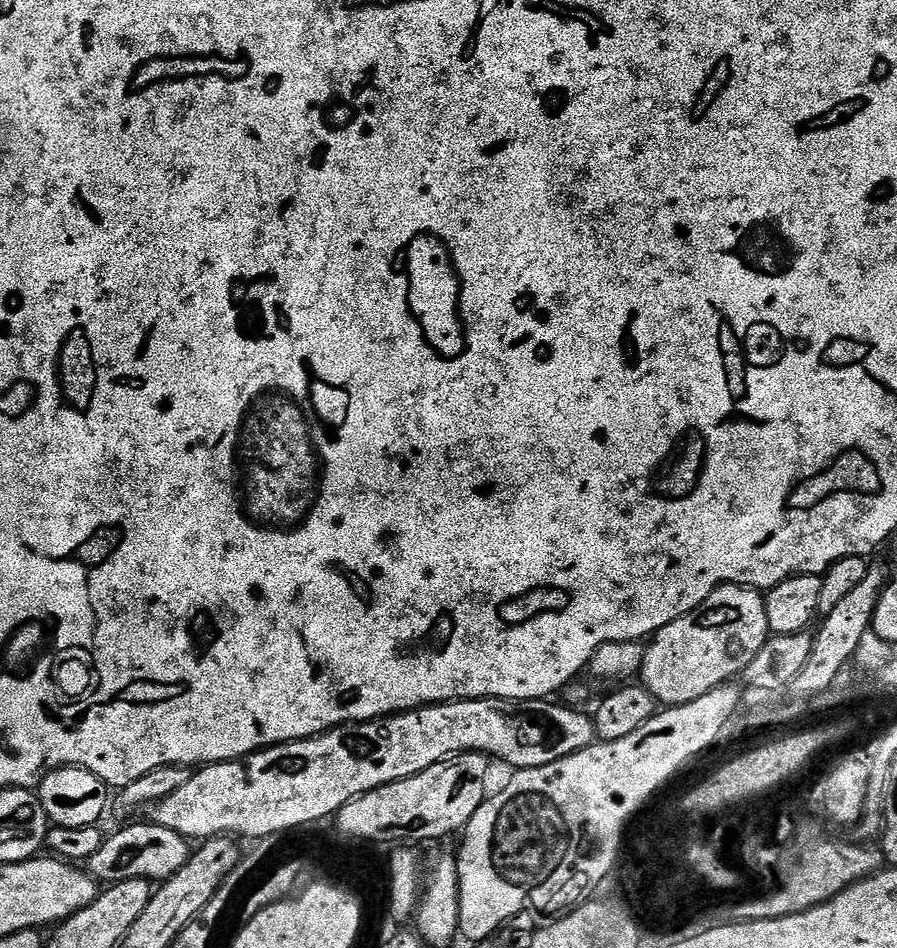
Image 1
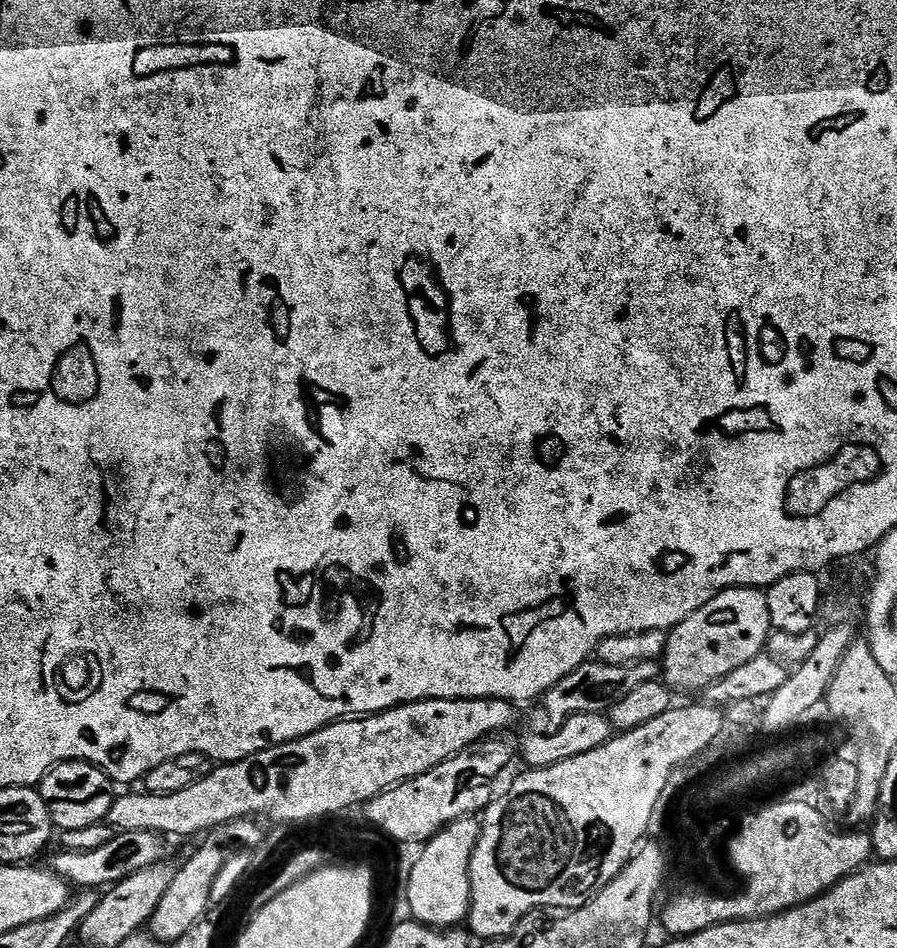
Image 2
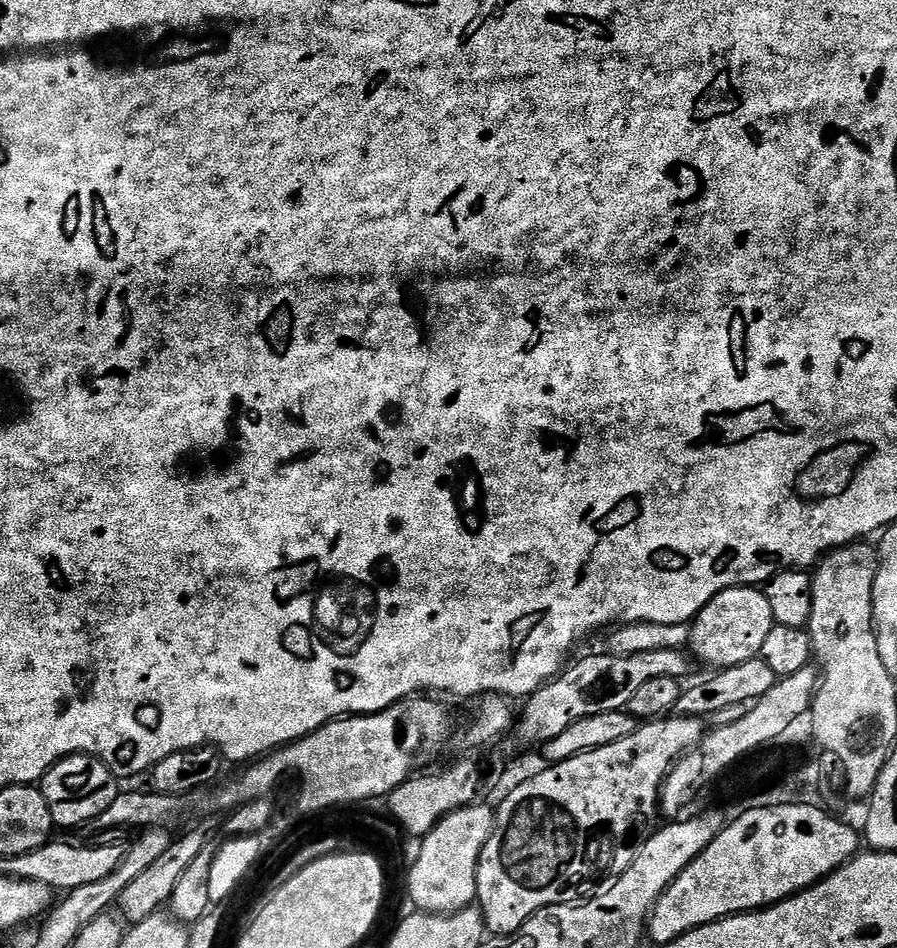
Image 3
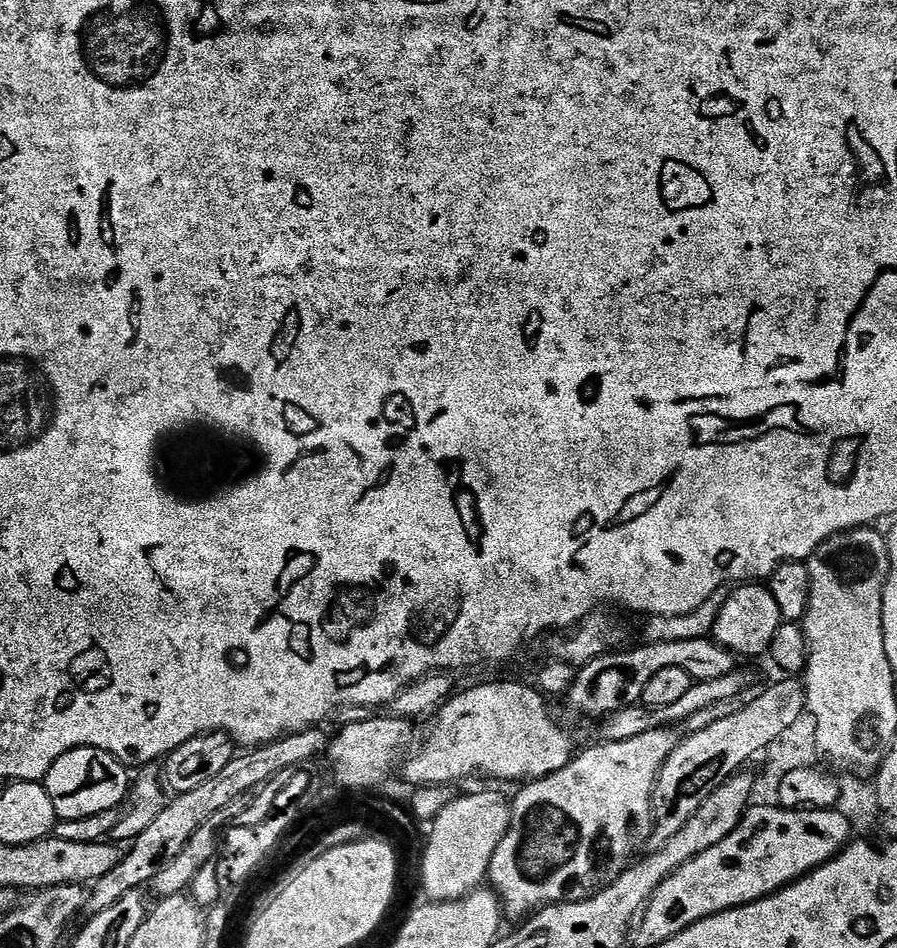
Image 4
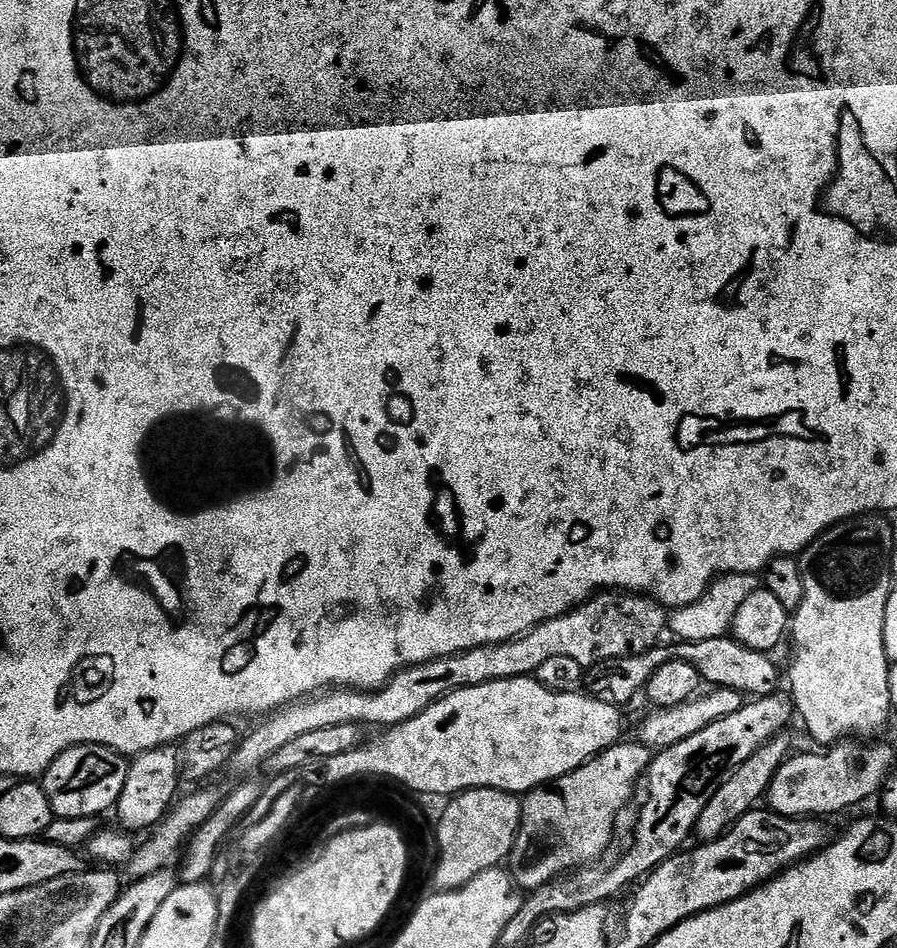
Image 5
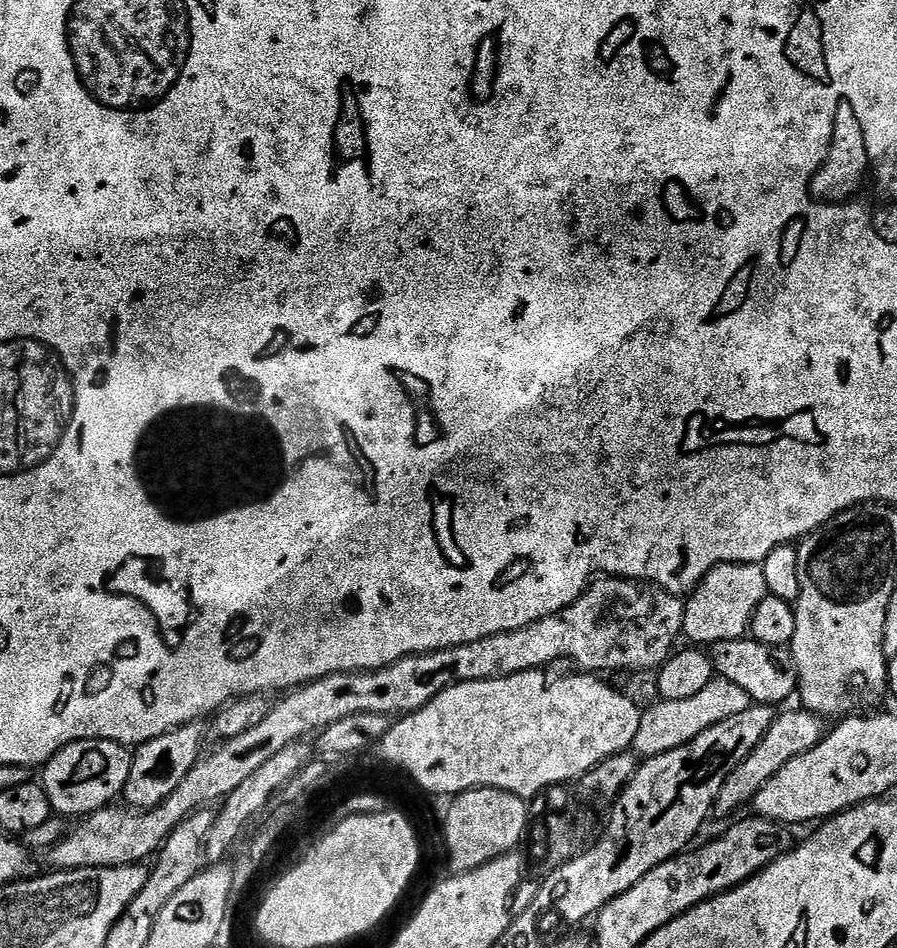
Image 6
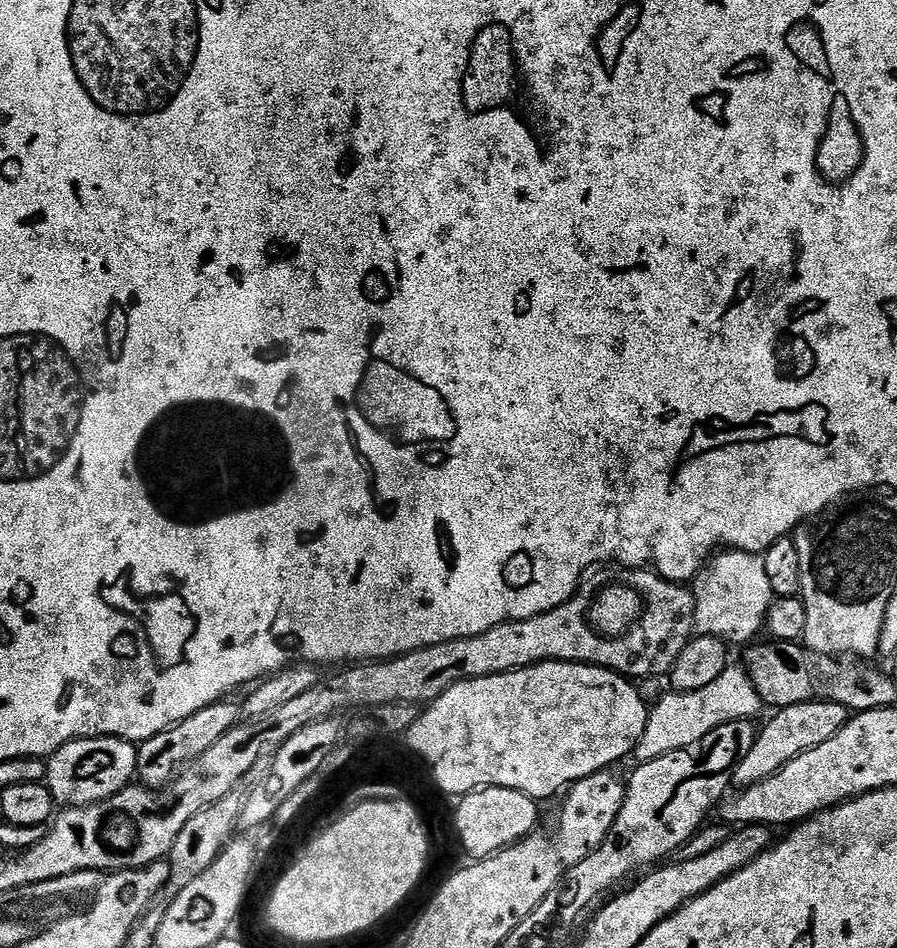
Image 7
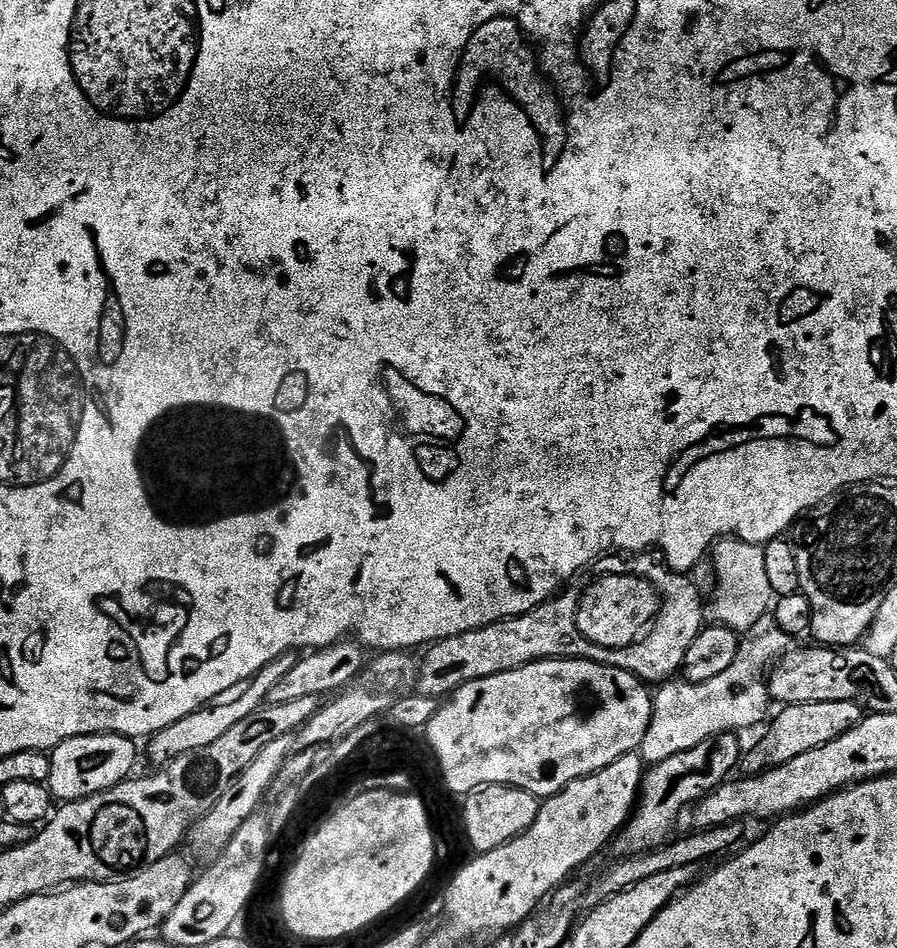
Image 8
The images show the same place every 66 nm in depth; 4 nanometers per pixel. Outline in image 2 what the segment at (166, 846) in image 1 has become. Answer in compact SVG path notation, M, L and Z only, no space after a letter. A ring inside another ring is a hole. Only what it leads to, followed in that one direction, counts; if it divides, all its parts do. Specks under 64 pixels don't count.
M116 832L113 840L98 850L58 851L57 856L50 861L50 867L77 889L104 890L130 874L138 874L138 870L154 866L159 860L165 859L164 843L165 837L158 832Z

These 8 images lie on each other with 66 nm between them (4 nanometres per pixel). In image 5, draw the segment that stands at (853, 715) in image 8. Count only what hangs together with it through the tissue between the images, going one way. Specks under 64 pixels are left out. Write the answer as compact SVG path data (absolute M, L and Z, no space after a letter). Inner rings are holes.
M781 734L772 740L767 740L753 756L746 762L742 762L742 766L738 766L738 770L734 770L734 774L730 774L730 778L726 778L726 782L722 782L722 786L718 786L714 798L710 798L710 802L706 802L706 810L702 810L696 823L695 835L701 836L699 838L701 841L716 840L723 836L744 815L753 811L759 805L756 804L759 800L761 803L767 797L768 787L774 774L783 766L790 755L786 737L787 735Z

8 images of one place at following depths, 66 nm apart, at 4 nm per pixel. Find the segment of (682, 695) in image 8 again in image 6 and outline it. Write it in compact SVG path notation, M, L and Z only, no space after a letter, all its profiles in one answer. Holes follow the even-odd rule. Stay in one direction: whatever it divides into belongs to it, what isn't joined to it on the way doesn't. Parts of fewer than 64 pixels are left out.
M719 678L712 679L710 686L703 688L700 693L682 698L682 702L657 699L655 703L641 711L638 734L634 734L631 751L640 758L678 750L678 746L686 746L698 738L698 734L710 730L712 724L726 722L726 718L734 718L734 714L742 714L753 705L746 690L734 686L734 682Z

